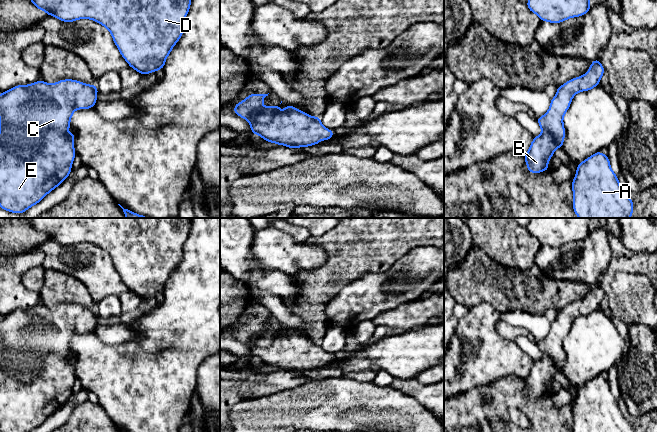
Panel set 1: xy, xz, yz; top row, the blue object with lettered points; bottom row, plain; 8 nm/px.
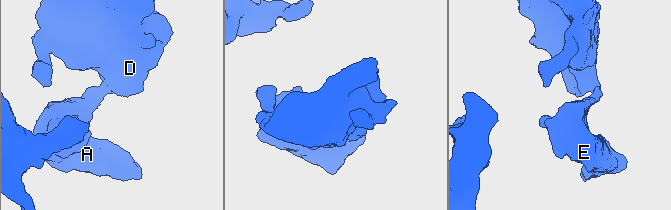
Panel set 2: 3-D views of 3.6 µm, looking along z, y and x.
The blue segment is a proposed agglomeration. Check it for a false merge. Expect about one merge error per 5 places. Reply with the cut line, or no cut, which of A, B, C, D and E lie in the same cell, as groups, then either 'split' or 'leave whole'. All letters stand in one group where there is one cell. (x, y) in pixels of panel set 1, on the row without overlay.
cut none; groups A B C D E; leave whole

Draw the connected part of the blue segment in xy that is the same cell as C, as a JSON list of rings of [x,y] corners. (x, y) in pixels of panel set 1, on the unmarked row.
[[[67,303],[54,308],[36,305],[0,318],[0,432],[30,432],[69,400],[75,381],[74,356],[67,361],[71,340],[76,333],[94,331],[97,317],[95,309]]]

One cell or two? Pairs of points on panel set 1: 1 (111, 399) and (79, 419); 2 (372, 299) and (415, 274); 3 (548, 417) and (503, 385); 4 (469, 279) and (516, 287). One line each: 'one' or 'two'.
1: two
2: one
3: one
4: one

